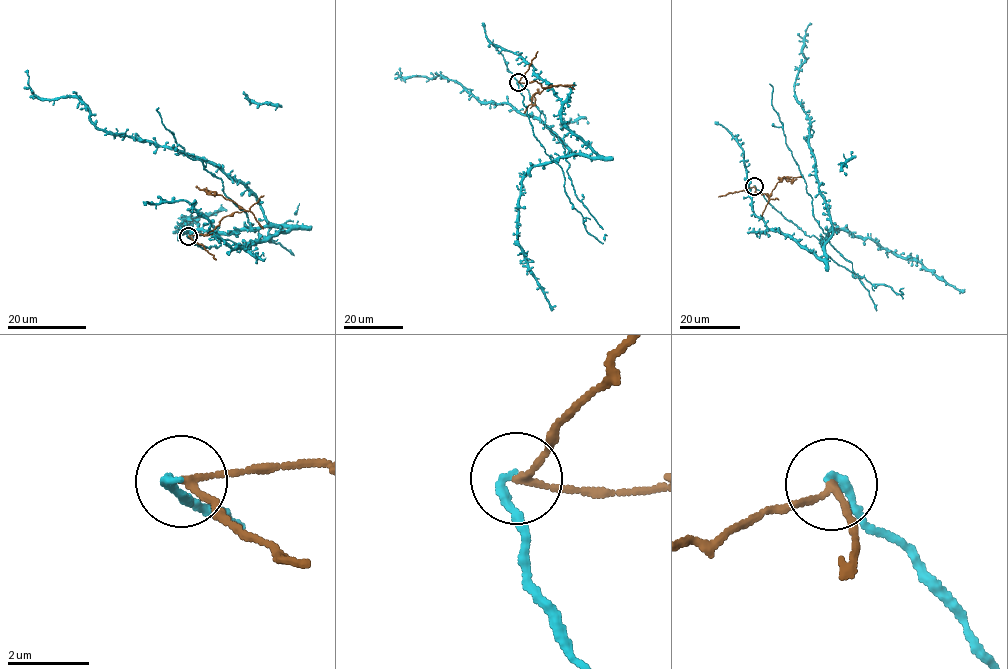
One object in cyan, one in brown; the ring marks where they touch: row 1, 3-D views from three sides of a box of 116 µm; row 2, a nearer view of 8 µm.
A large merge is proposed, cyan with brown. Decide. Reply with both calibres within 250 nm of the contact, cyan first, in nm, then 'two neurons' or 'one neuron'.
200 nm thick on the cyan side, 140 nm on the other; two neurons

